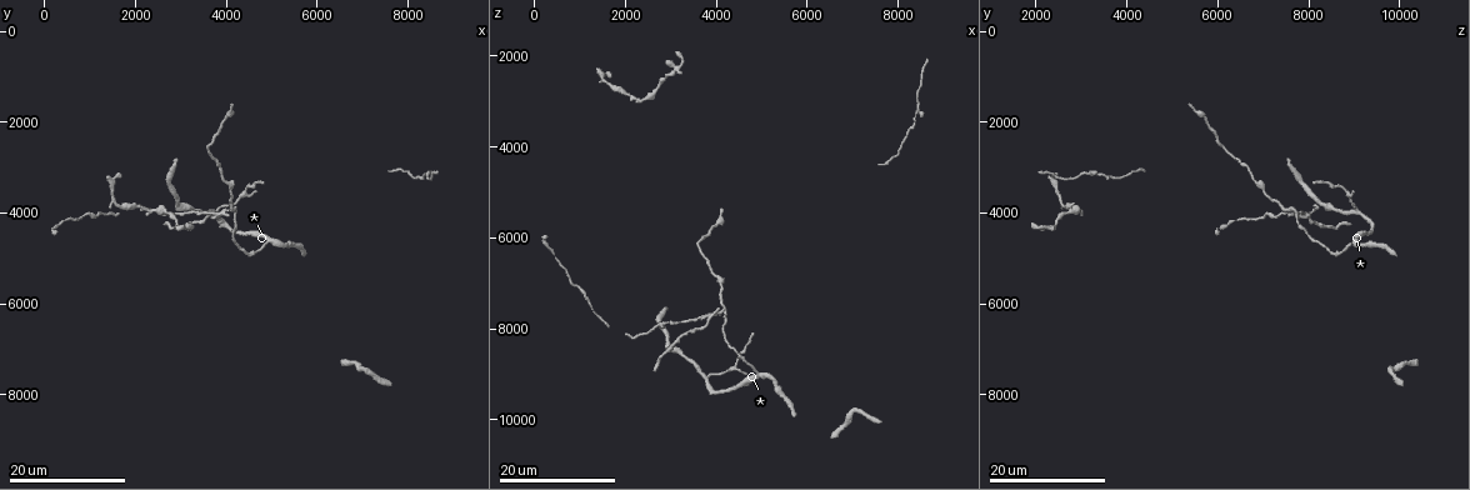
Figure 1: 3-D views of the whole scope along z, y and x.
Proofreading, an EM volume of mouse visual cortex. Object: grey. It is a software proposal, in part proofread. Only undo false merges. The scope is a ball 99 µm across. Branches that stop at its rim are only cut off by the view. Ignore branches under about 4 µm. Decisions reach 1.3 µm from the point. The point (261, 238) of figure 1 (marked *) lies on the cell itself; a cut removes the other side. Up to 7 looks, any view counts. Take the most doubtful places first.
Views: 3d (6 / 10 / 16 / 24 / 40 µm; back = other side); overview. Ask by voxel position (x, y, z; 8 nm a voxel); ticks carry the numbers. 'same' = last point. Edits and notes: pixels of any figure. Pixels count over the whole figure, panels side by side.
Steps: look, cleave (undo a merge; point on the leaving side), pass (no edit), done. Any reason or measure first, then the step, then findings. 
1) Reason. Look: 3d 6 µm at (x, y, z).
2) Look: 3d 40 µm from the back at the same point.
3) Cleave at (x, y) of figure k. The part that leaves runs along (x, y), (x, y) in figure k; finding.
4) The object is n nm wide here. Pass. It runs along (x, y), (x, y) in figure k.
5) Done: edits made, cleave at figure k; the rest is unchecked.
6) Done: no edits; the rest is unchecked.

Three arms meet. Look: 3d 16 µm at (4100, 3950, 7550).

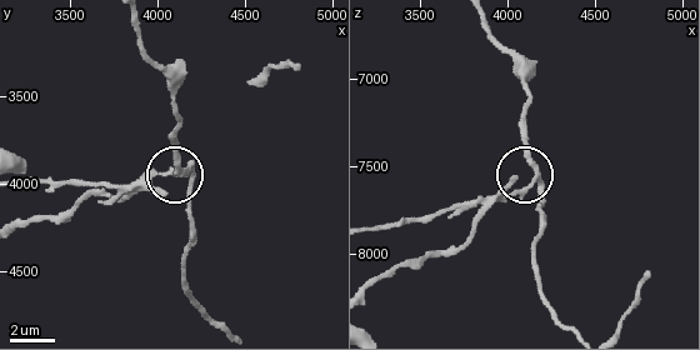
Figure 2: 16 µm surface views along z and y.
Look: 3d 6 µm at the same point.

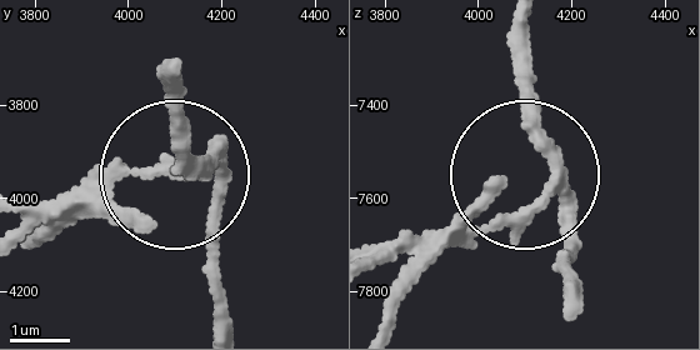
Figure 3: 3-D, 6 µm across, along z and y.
The object is 250 nm wide here. Cleave at (126, 216) of figure 3. The part that leaves runs along (543, 186), (503, 216), (384, 246) in figure 3; a second cell is stuck on.

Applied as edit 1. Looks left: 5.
Three arms meet. Look: 3d 16 µm at (4950, 4650, 9000).

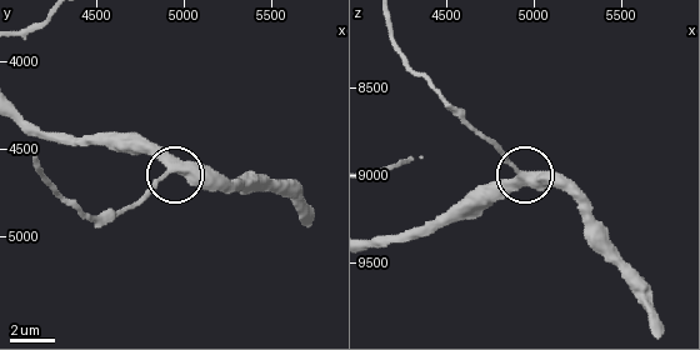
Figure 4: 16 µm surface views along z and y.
Look: 3d 6 µm at (4920, 4620, 8980).

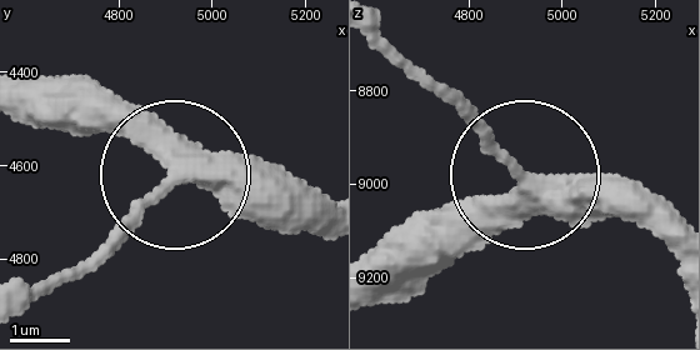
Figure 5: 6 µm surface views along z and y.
3 arms meet here. Pass. All the same cell.

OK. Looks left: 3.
Look: 3d 16 µm at (2150, 3850, 2950).

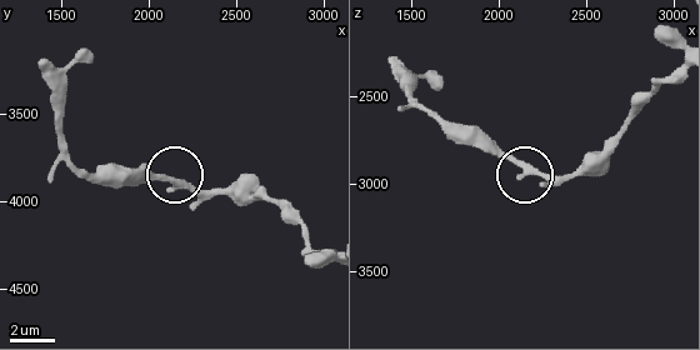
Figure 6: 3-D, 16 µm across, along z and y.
Look: 3d 10 µm at (2160, 3880, 2920).

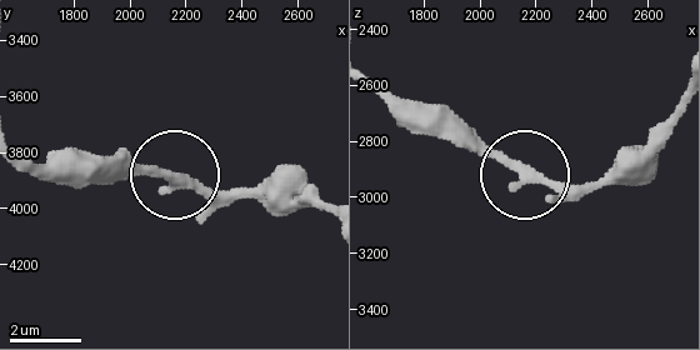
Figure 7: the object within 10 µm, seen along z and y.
Pass. Continuous, no second cell.

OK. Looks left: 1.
Done: edits made, cleave at figure 3; the rest is unchecked.

